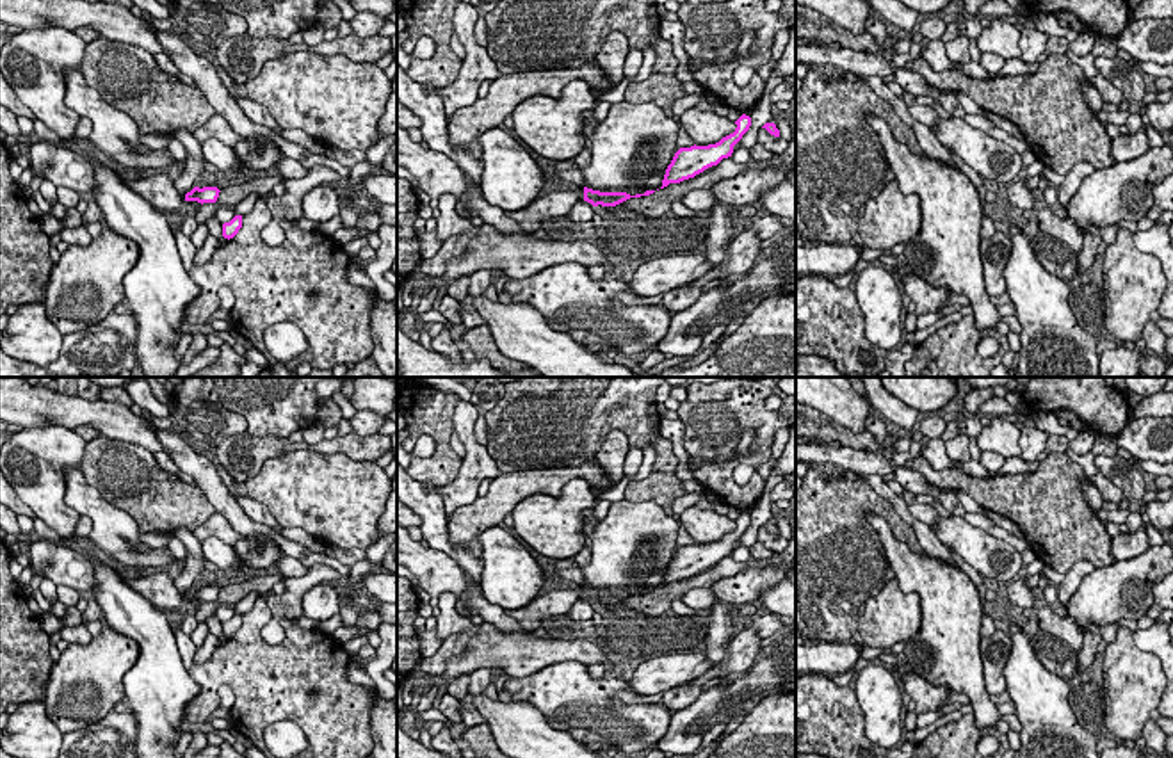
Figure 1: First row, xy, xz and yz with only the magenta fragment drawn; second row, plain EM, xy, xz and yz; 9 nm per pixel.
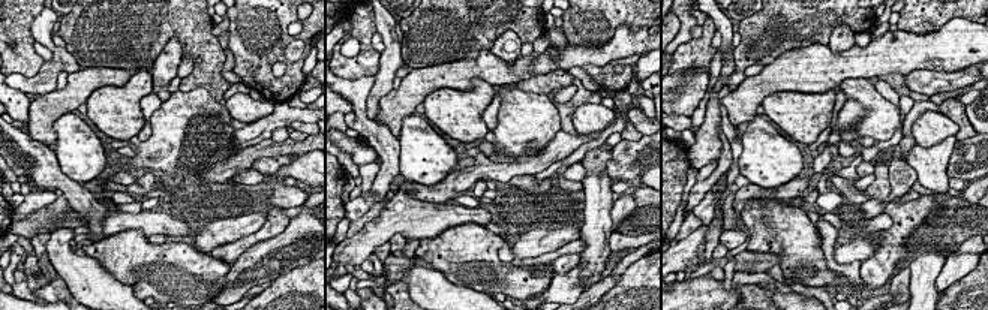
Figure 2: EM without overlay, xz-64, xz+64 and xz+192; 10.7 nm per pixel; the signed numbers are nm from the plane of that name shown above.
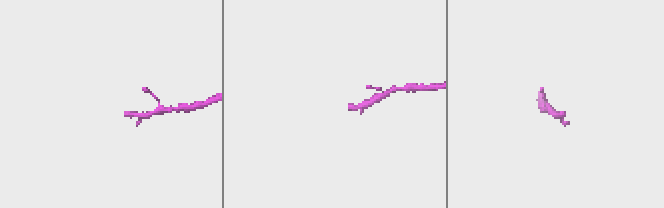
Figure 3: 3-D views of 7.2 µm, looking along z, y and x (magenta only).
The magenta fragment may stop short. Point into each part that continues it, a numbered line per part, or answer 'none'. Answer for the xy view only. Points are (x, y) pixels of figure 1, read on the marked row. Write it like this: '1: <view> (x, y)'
1: xy (159, 191)

